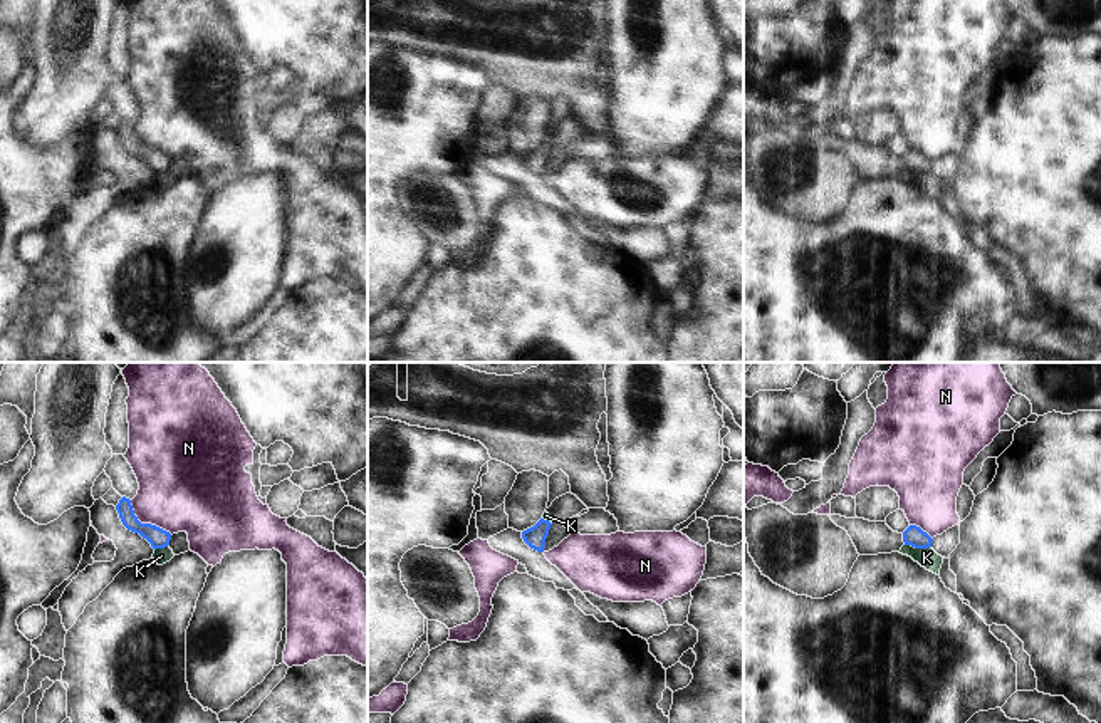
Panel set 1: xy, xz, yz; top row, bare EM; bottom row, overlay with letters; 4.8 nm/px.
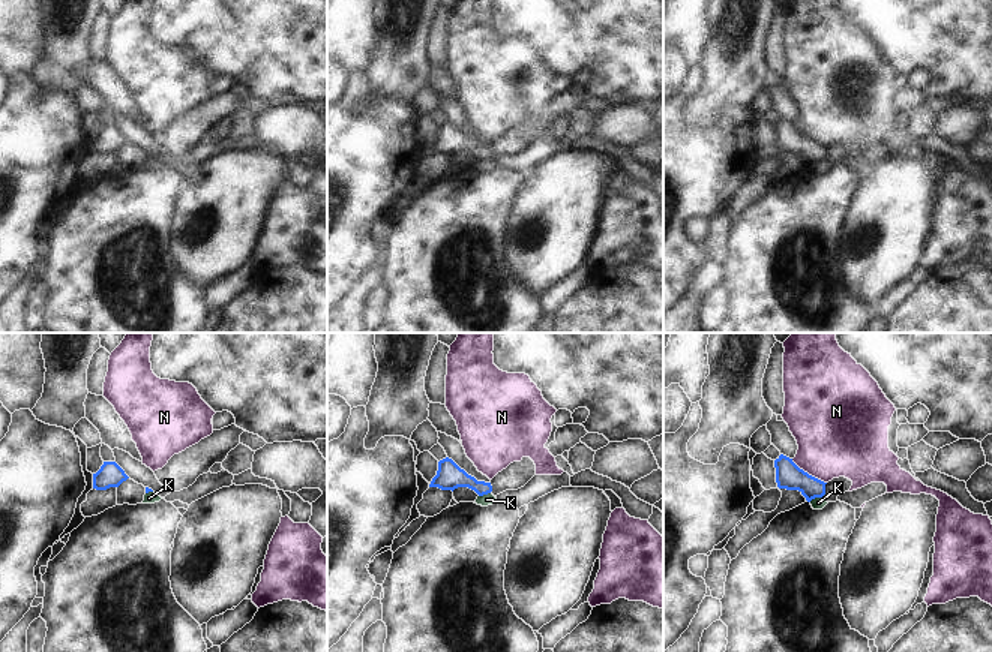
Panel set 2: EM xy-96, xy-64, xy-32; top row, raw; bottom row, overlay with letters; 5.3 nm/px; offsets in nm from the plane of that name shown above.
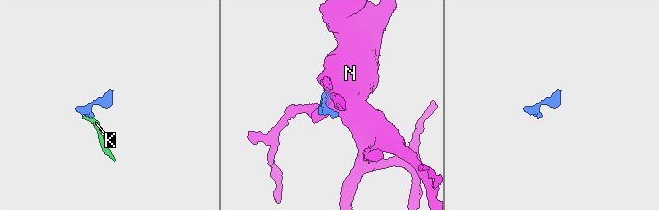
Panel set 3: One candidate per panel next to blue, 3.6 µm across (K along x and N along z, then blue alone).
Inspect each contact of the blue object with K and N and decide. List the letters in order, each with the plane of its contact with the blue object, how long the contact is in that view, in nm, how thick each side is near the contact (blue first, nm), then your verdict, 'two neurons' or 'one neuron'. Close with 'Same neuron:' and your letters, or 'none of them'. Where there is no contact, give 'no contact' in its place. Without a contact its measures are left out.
K: meets blue in yz; contact 130 nm long; 100 nm thick on the blue side, 100 nm on the other; two neurons
N: meets blue in xy; contact 260 nm long; 90 nm thick on the blue side, 440 nm on the other; two neurons
Same neuron: none of them

